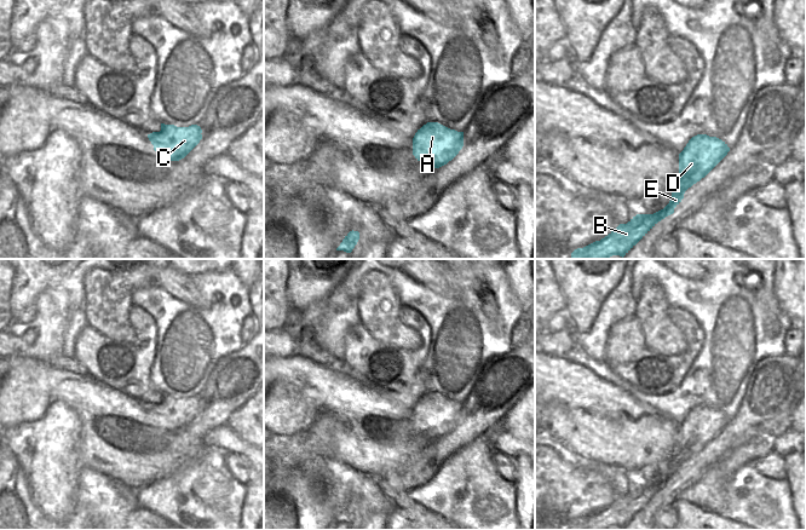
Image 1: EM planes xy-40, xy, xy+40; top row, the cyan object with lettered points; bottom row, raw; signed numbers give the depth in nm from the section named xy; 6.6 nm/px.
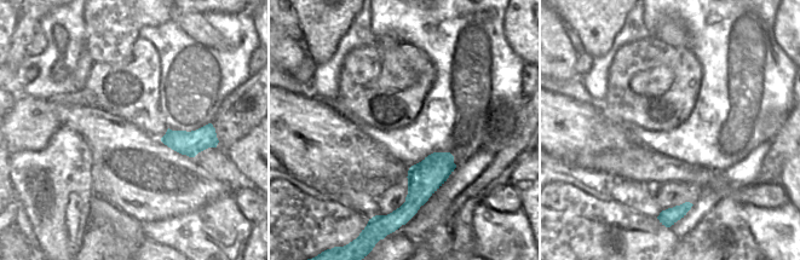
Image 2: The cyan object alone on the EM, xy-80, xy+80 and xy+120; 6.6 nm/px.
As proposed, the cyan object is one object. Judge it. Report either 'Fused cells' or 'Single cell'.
Single cell.

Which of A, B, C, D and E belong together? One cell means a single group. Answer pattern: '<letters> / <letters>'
A B C D E

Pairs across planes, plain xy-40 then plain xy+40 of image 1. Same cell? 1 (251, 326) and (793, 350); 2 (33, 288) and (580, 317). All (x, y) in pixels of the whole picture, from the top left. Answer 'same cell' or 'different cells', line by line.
1: same cell
2: same cell

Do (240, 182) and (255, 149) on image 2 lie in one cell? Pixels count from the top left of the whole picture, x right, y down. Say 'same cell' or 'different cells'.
different cells

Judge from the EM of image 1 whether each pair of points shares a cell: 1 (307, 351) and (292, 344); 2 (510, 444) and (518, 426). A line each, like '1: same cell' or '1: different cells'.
1: different cells
2: different cells

